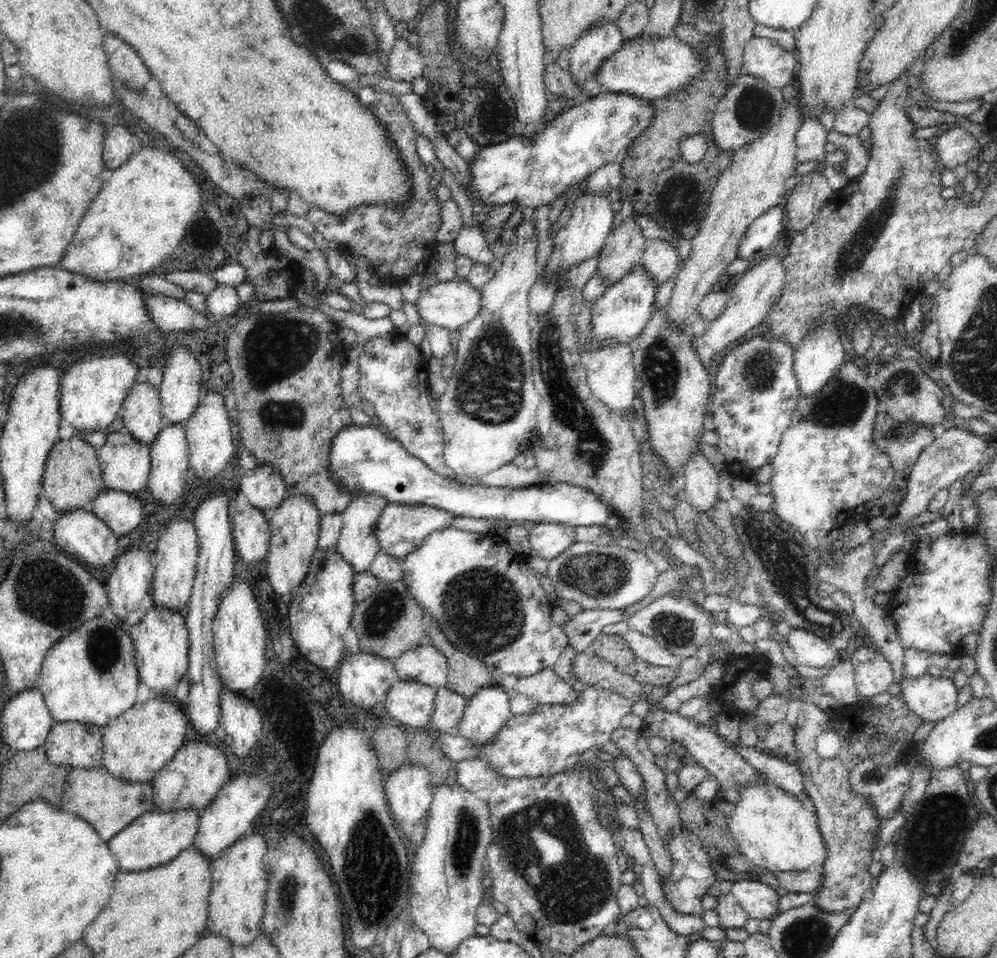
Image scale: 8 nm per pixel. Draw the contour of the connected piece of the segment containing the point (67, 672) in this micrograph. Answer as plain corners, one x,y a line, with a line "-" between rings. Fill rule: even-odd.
96,616
52,644
37,687
54,723
76,722
102,729
136,704
139,682
136,650
127,628

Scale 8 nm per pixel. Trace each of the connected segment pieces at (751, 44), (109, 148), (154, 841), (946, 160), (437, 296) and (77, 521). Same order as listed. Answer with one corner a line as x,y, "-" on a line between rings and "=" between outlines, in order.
753,36
743,50
743,64
748,75
764,79
774,88
784,88
796,76
798,57
774,40
=
114,126
107,130
103,140
102,158
107,172
110,173
122,166
136,150
134,136
124,126
=
194,808
175,811
152,810
141,814
107,842
111,853
116,857
119,870
140,872
140,870
148,870
176,858
182,850
193,845
200,815
200,811
=
951,127
934,142
934,152
938,155
943,170
953,170
966,161
978,156
981,144
964,127
=
466,279
439,281
434,286
430,286
424,294
420,293
414,306
424,322
447,329
456,335
464,324
470,322
480,312
481,289
474,288
=
72,510
62,513
54,522
53,542
66,554
72,554
78,562
84,562
92,568
102,569
106,572
114,564
118,556
118,537
110,527
93,512
89,510

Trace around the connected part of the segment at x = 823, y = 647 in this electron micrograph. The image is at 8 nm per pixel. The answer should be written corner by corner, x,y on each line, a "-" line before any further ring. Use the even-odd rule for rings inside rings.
792,628
786,638
795,654
795,661
803,666
821,669
839,655
823,638
806,629

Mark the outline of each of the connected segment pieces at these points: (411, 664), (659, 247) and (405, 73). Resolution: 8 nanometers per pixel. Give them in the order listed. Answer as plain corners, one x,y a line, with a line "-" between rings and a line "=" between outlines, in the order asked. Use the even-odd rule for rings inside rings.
427,641
398,656
393,664
399,680
432,686
437,690
447,687
448,660
=
656,239
648,242
641,265
657,286
660,286
674,275
679,258
678,250
670,246
668,242
=
405,37
395,40
389,52
386,76
398,82
411,82
423,76
425,63
417,48
413,48

